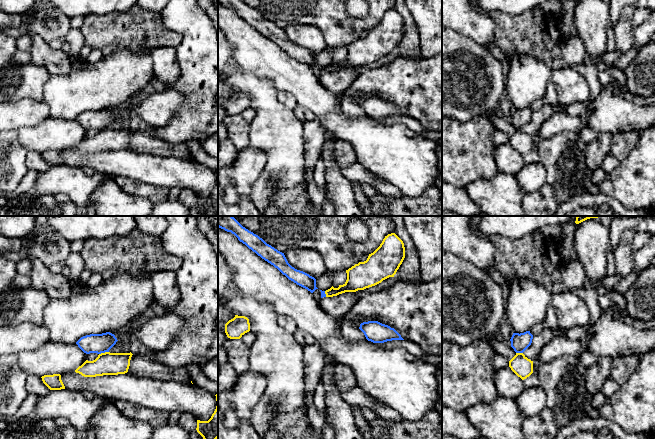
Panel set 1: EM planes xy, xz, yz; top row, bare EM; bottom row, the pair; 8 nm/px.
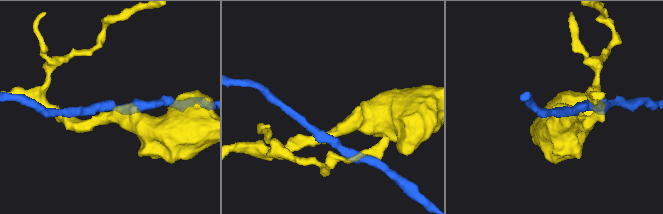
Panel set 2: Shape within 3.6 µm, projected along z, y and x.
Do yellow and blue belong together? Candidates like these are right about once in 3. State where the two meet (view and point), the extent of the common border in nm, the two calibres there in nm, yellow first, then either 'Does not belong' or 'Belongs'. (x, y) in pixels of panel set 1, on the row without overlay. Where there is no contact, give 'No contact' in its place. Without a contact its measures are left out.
Touches yellow at xy (103, 129). Shared border 80 nm. Thickness 180 nm (yellow) against 160 nm. Does not belong

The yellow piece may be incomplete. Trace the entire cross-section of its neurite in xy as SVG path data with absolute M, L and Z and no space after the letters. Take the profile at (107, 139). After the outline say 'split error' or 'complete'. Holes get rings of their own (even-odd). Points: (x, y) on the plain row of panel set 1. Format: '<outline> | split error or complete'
M105 128L93 137L86 136L75 148L84 153L118 151L128 148L132 129Z | complete

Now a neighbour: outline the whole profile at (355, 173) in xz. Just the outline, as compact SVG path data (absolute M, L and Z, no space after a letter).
M358 163L350 166L341 166L341 173L351 182L363 182L374 186L379 193L385 196L391 198L399 198L401 196L401 192L393 184L377 180L372 172Z

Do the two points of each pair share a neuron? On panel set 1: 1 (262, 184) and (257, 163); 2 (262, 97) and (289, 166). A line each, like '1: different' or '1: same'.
1: different
2: same

